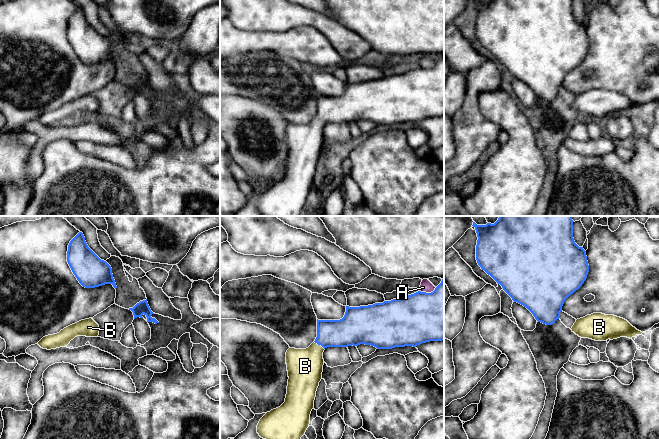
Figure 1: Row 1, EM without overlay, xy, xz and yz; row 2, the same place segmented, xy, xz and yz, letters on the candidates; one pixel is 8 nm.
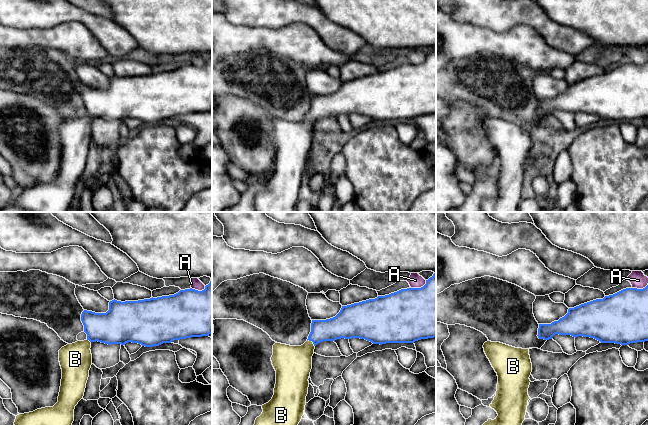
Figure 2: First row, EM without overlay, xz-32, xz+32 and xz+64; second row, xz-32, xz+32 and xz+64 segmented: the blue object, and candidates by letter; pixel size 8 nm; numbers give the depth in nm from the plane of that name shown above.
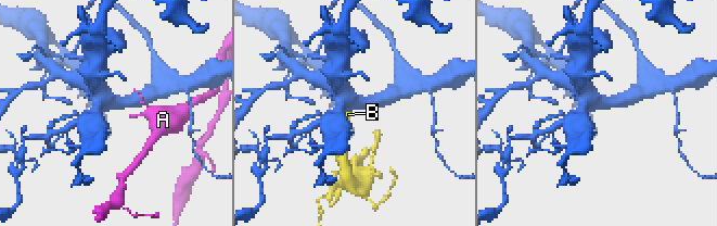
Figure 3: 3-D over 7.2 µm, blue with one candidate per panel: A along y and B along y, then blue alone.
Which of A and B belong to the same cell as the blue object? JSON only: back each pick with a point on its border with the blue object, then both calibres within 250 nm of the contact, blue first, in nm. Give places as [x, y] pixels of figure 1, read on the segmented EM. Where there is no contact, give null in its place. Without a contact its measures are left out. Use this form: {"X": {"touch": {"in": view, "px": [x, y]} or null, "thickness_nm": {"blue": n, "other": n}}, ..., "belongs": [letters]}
{"B": {"touch": {"in": "xz", "px": [319, 344]}, "thickness_nm": {"blue": 220, "other": 280}}, "belongs": ["B"]}

